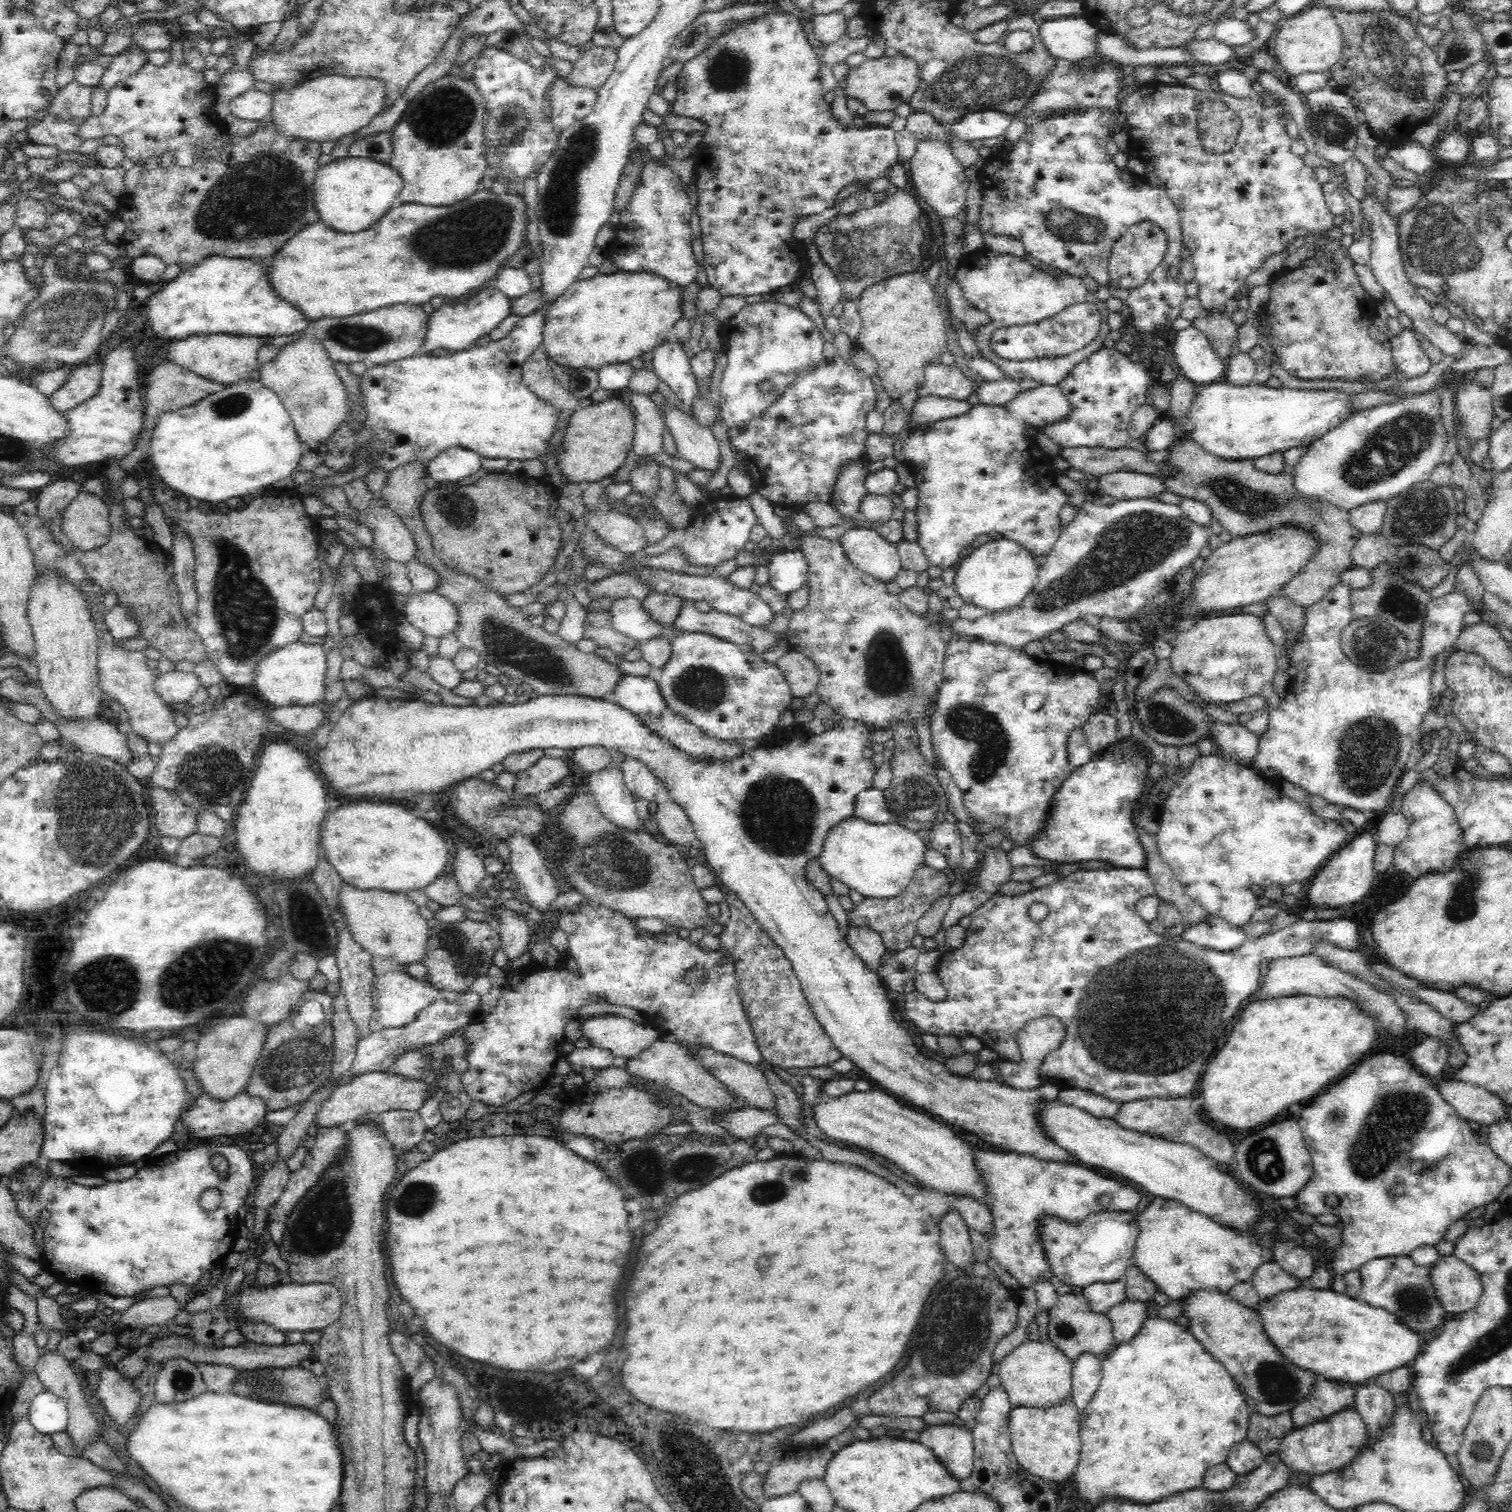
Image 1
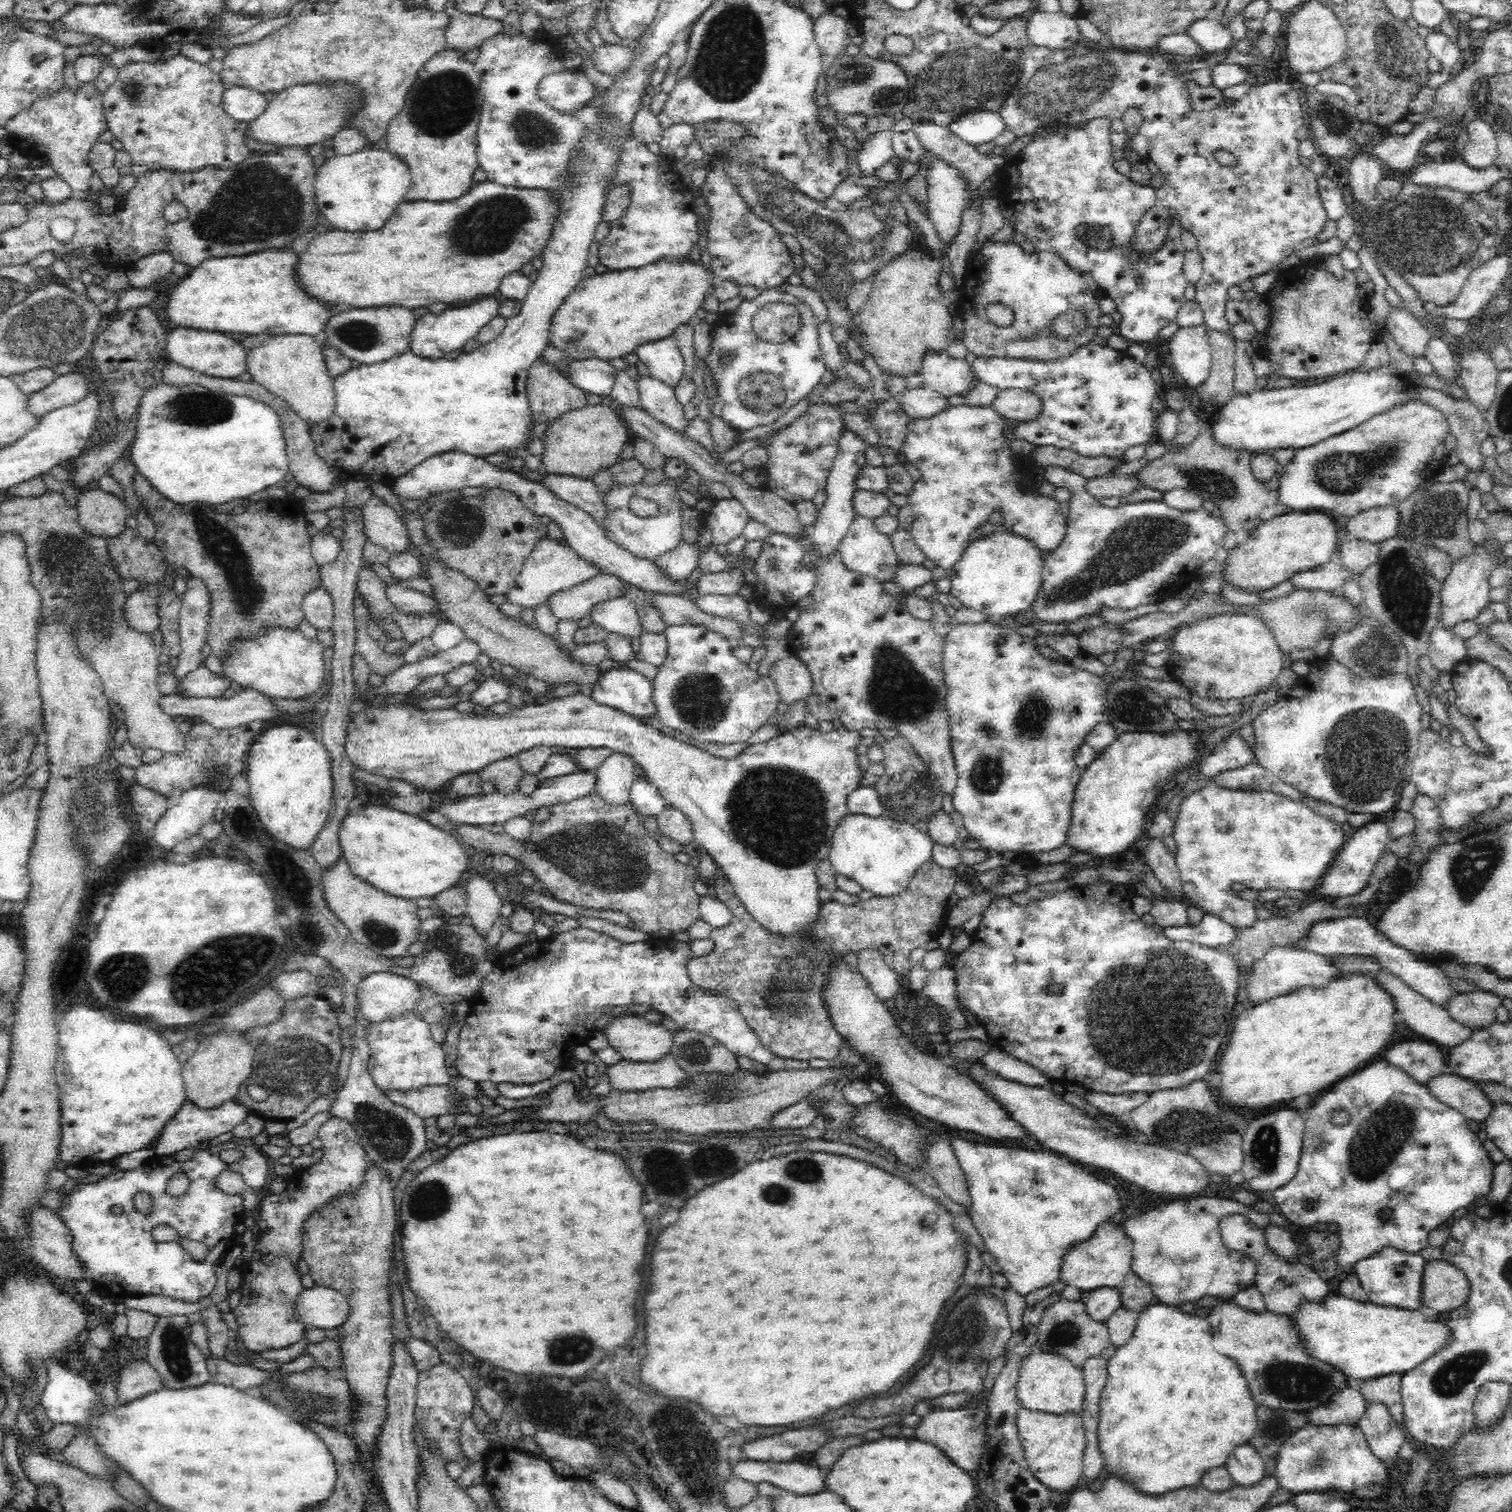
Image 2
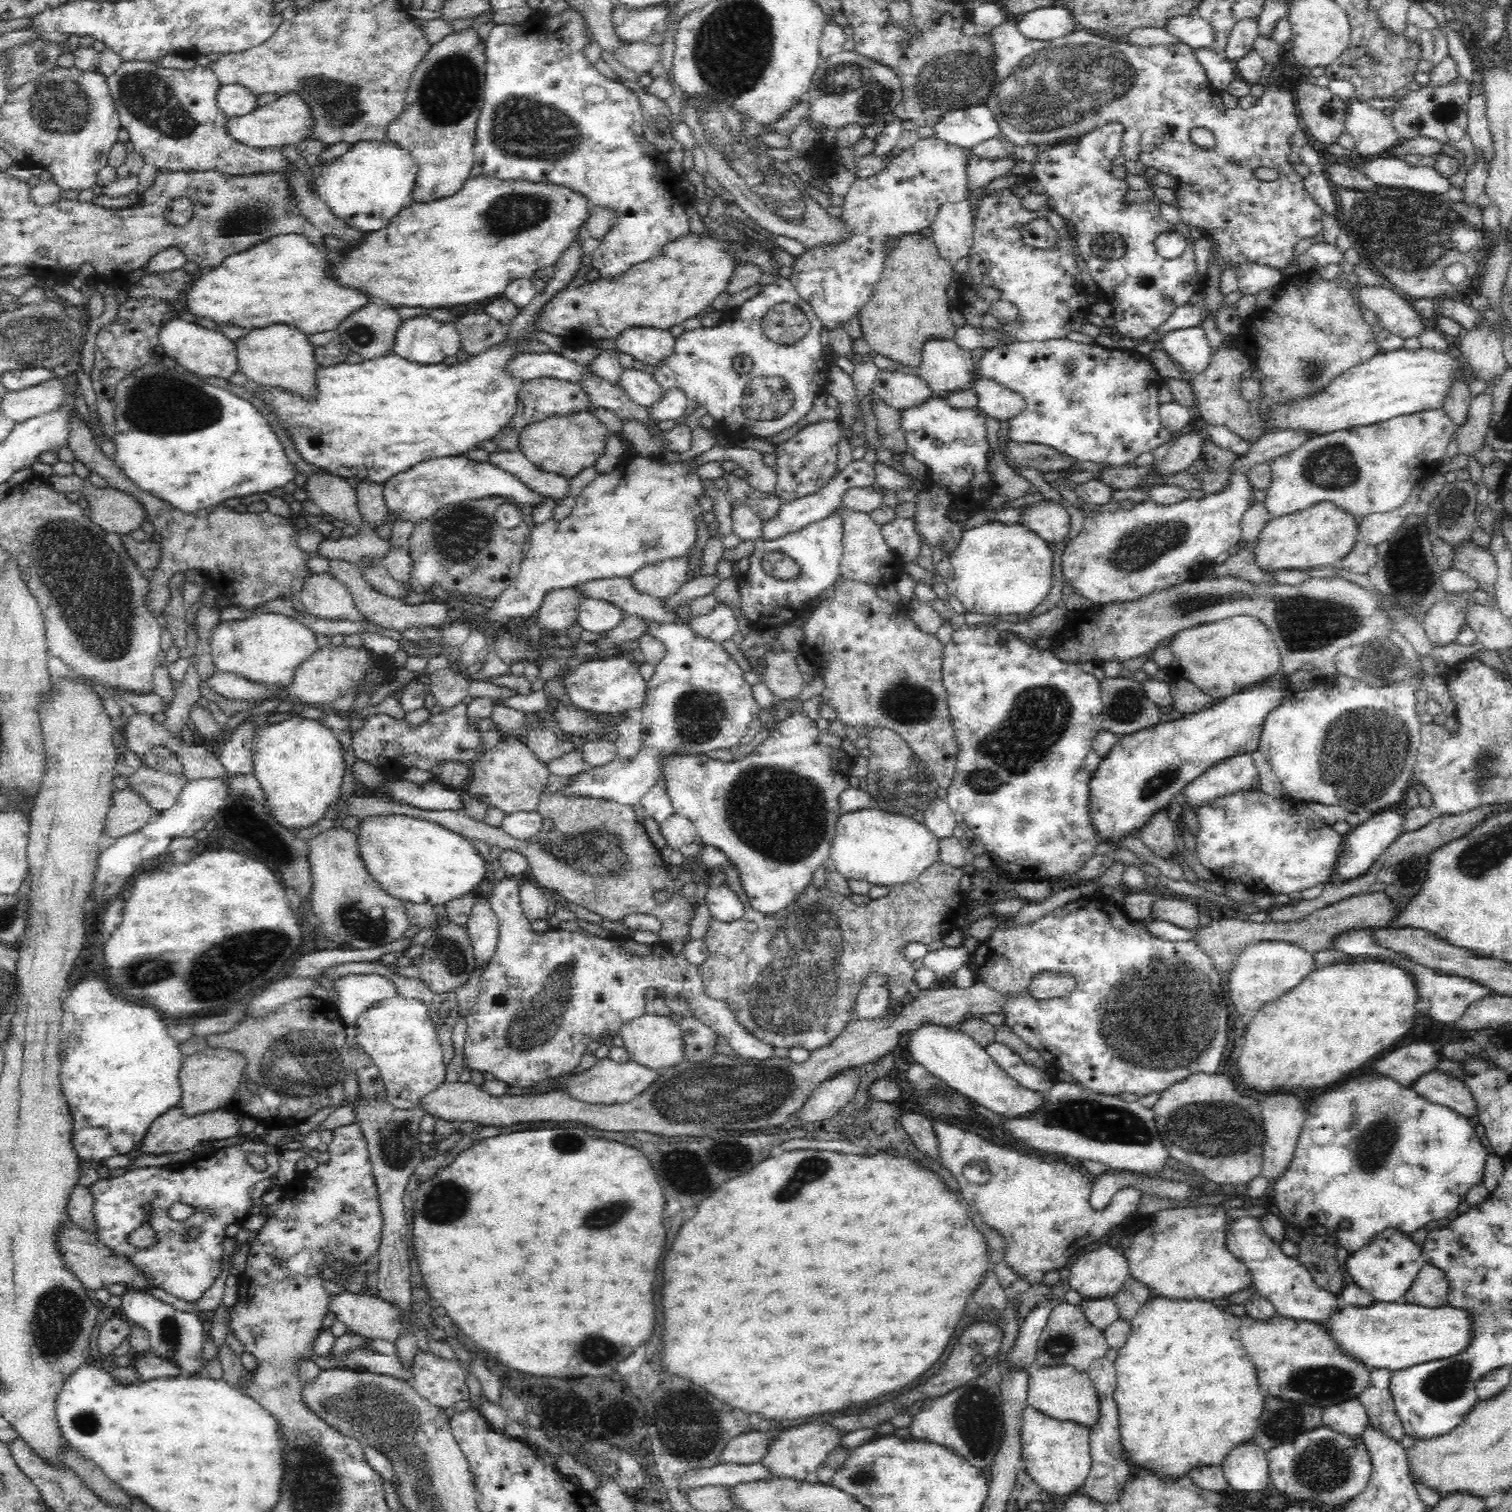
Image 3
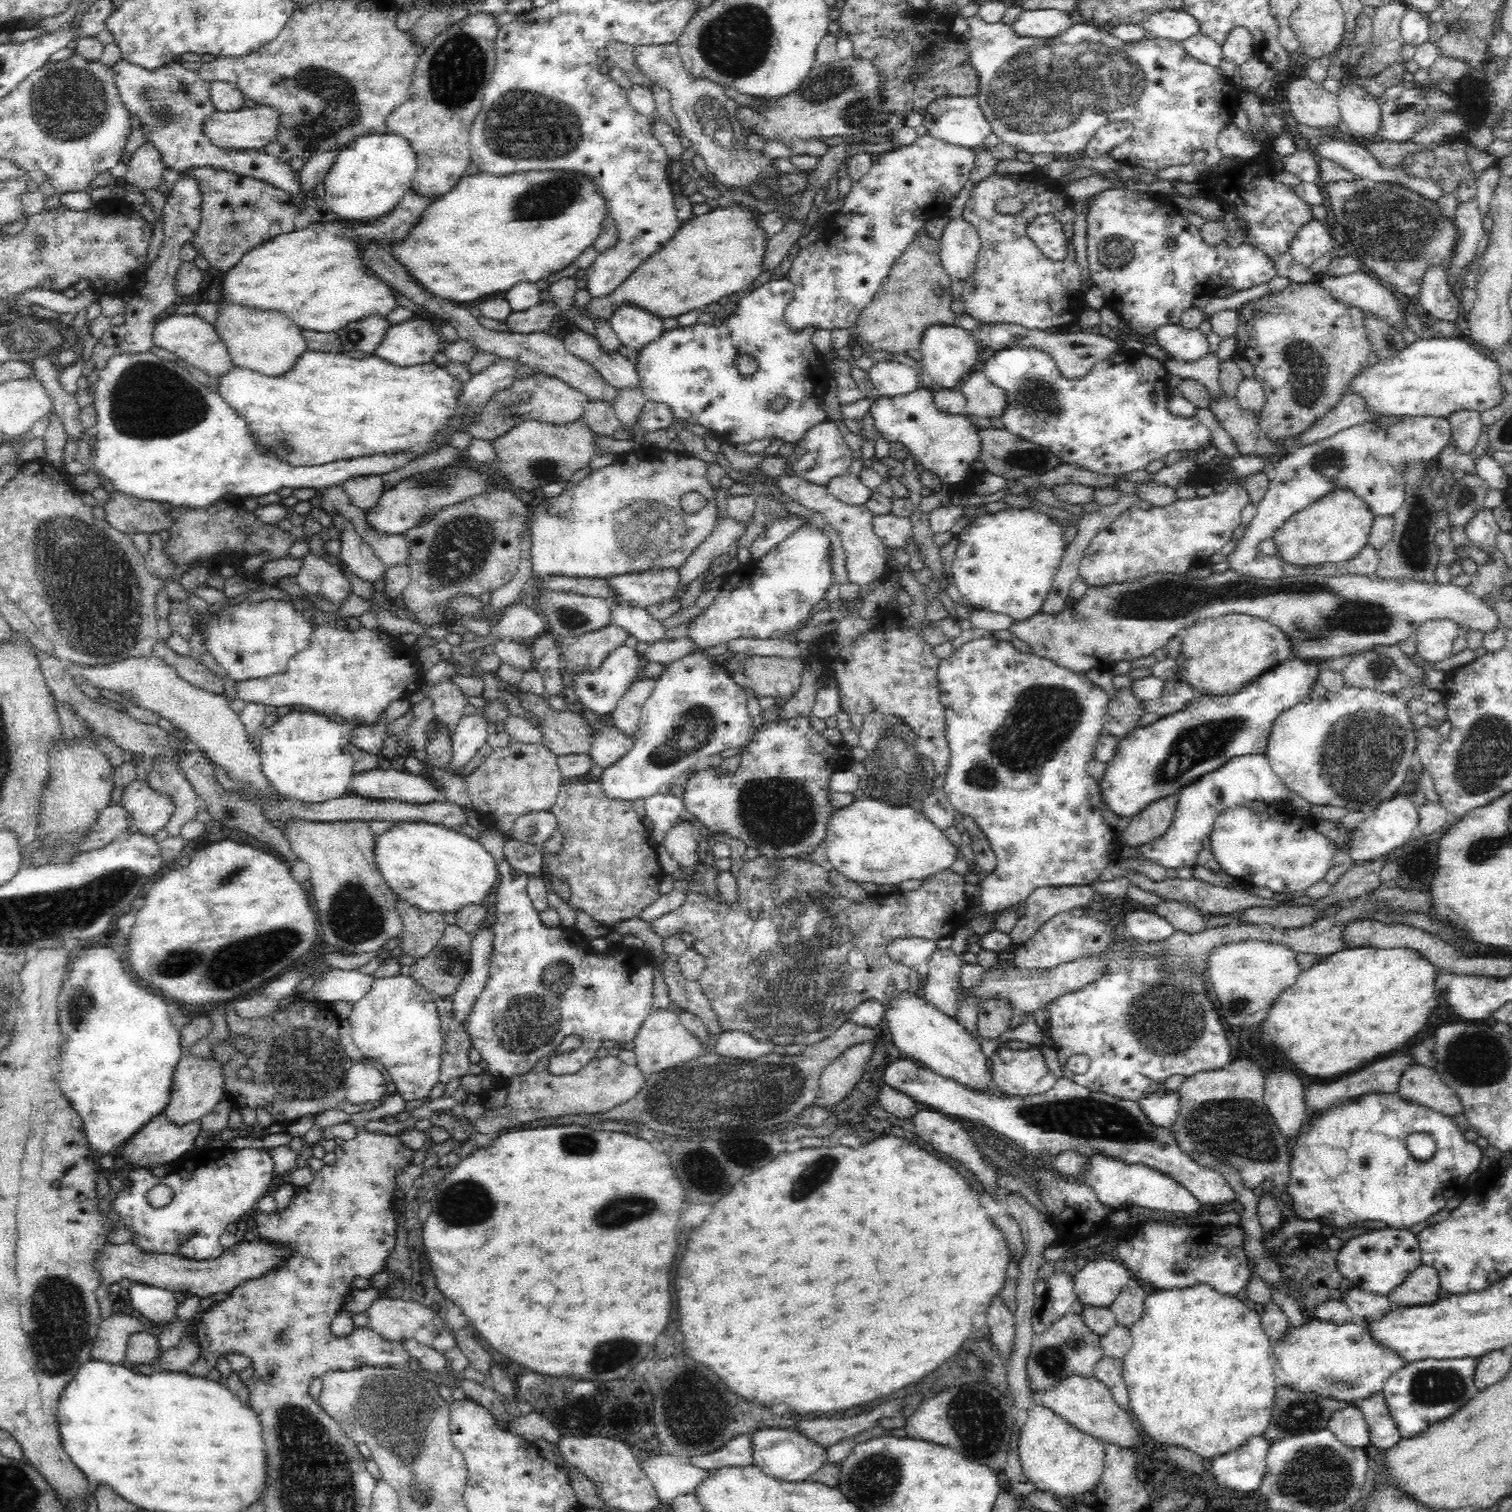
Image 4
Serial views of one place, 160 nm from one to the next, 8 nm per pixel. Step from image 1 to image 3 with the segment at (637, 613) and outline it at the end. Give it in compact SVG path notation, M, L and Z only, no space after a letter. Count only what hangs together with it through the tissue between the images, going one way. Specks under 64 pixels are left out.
M587 599L578 610L578 622L583 630L610 632L626 614L614 604L600 599Z

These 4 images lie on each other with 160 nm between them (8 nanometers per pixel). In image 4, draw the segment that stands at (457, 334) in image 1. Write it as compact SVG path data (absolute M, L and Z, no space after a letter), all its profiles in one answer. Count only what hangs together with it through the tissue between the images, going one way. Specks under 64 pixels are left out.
M416 319L392 325L372 355L393 365L413 367L432 363L433 356L444 348L444 337L430 322Z

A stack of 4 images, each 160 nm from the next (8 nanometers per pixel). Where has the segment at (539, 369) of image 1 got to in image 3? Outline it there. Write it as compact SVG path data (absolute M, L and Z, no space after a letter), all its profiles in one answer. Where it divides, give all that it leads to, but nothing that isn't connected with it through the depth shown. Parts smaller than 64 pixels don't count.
M541 376L523 381L518 392L518 412L513 421L504 426L497 436L492 438L498 449L502 451L520 451L520 432L528 426L551 416L569 415L587 410L591 403L588 391L580 383L572 383L557 378Z

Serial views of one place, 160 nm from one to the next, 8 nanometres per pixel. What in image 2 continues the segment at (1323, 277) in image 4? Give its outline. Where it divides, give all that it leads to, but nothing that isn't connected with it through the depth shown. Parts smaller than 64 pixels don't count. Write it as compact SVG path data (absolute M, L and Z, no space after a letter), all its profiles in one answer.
M1390 307L1385 325L1410 360L1424 356L1430 335L1403 308Z

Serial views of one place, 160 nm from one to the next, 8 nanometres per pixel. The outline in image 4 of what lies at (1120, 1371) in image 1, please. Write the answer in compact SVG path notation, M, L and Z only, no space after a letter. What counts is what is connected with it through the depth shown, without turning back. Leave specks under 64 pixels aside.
M1209 1284L1170 1290L1149 1289L1143 1302L1143 1313L1140 1320L1132 1325L1131 1337L1133 1338L1133 1345L1123 1356L1124 1366L1121 1373L1128 1389L1130 1416L1137 1424L1138 1430L1144 1432L1144 1436L1150 1436L1152 1443L1163 1448L1180 1446L1187 1451L1196 1452L1196 1455L1204 1459L1206 1463L1217 1455L1224 1455L1237 1450L1246 1440L1251 1439L1251 1436L1262 1435L1268 1430L1274 1414L1275 1394L1278 1387L1269 1358L1273 1343L1262 1328L1261 1314L1255 1311L1248 1301L1240 1300L1236 1295L1216 1292Z

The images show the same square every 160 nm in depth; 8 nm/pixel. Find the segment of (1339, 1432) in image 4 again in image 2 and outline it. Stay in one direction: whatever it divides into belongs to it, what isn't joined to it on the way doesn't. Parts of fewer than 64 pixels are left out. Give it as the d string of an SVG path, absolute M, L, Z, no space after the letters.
M1347 1381L1326 1403L1304 1412L1308 1425L1357 1424L1366 1410L1367 1400L1361 1395L1357 1384Z

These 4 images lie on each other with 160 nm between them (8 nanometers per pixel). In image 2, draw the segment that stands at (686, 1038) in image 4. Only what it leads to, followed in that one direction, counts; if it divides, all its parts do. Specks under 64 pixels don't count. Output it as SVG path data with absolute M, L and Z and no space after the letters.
M620 1016L604 1025L604 1036L624 1060L655 1061L671 1050L673 1033L640 1016Z

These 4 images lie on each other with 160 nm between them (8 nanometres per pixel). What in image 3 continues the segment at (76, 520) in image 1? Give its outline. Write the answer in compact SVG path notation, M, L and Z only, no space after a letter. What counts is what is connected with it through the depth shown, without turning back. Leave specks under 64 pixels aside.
M74 473L69 476L58 476L52 474L45 479L46 485L50 485L56 492L75 493L80 492L82 498L88 501L88 512L90 514L90 522L96 527L100 527L103 532L113 533L118 536L129 535L134 530L142 528L142 523L145 520L144 511L142 511L139 503L134 497L125 494L124 492L115 490L114 488L95 488L86 478L81 479Z

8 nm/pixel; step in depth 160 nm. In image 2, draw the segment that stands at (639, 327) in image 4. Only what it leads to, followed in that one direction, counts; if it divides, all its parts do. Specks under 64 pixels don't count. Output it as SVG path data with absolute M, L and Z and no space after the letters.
M671 336L640 345L636 354L640 362L646 364L649 376L670 388L676 388L679 380L687 374L681 350Z

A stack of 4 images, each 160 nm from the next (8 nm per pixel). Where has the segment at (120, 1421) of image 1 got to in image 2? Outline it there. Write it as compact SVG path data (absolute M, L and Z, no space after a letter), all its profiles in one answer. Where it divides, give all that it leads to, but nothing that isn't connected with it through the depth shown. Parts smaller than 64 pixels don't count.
M128 1362L121 1367L116 1378L115 1407L124 1407L134 1400L140 1400L146 1394L162 1389L160 1376L148 1362Z

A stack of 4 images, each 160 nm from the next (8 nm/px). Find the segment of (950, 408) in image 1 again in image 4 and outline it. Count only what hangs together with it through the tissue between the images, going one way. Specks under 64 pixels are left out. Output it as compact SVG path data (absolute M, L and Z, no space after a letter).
M893 359L874 361L867 372L879 396L900 396L918 388L919 376L916 371Z

